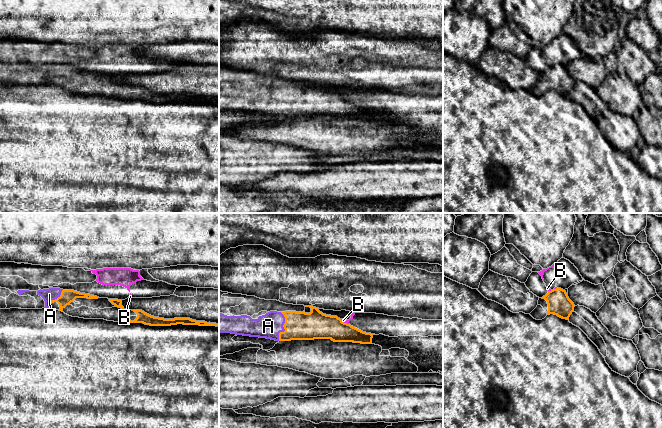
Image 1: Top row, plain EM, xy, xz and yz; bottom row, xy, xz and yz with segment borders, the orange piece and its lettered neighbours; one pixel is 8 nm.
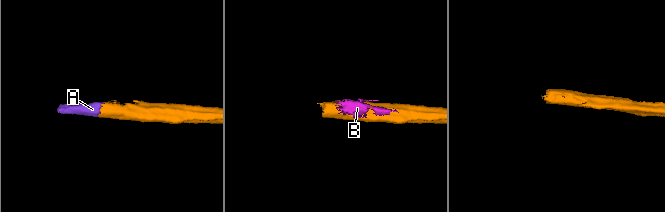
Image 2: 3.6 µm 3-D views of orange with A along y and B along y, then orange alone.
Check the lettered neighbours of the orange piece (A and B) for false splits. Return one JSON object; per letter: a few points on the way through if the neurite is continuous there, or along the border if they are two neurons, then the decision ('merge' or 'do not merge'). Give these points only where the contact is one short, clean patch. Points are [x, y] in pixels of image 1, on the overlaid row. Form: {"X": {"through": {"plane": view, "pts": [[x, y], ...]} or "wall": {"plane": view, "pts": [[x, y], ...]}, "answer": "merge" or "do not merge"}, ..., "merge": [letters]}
{"A": {"through": {"plane": "xz", "pts": [[298, 325], [283, 326], [268, 326]]}, "answer": "merge"}, "B": {"wall": {"plane": "xz", "pts": [[340, 319], [348, 324]]}, "answer": "do not merge"}, "merge": ["A"]}

